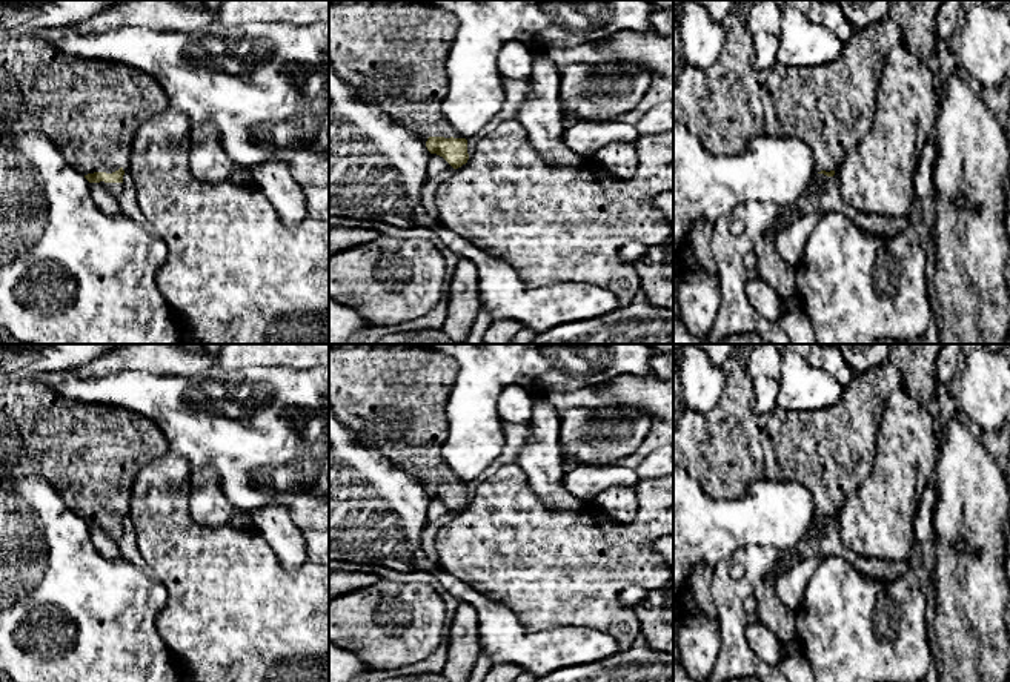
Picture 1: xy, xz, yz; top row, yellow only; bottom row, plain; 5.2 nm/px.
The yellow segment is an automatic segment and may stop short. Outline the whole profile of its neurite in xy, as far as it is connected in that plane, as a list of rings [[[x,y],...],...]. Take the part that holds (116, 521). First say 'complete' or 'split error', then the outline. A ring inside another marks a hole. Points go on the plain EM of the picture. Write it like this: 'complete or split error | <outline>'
split error | [[[0,375],[0,478],[45,478],[74,513],[115,542],[129,515],[131,488],[138,472],[168,450],[164,435],[146,416],[69,401],[40,381],[15,382]]]

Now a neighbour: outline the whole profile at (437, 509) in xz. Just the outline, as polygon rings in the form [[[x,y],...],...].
[[[432,498],[427,505],[427,524],[438,521],[446,513],[450,513],[450,508],[443,501]]]

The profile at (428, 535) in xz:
[[[446,513],[438,521],[429,522],[418,535],[420,535],[420,545],[423,553],[432,559],[438,561],[438,553],[435,550],[435,538],[441,527],[447,525],[454,519],[455,513]]]

